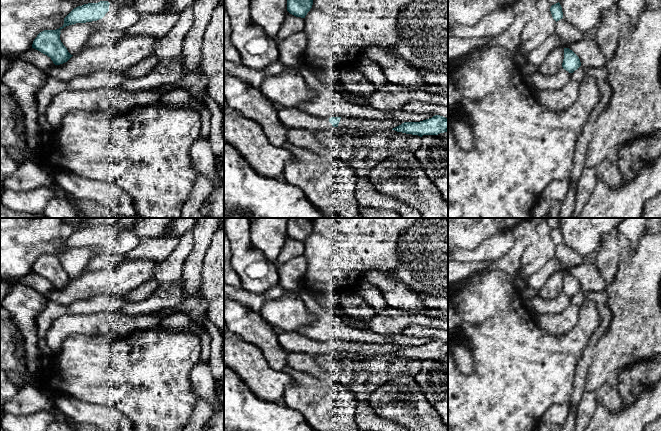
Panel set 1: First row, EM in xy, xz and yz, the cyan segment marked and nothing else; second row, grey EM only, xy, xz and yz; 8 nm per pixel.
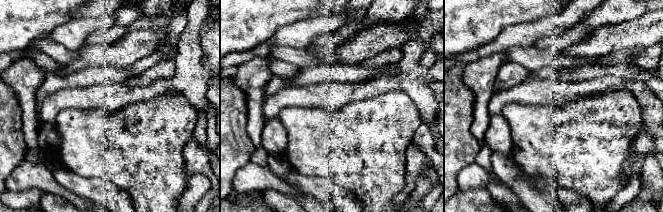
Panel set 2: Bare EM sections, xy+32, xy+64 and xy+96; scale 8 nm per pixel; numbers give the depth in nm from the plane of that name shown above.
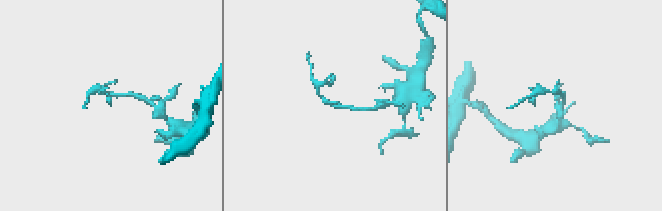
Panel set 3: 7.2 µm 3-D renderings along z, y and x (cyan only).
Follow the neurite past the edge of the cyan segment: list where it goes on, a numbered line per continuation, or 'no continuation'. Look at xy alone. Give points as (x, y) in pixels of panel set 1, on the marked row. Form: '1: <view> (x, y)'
1: xy (108, 19)

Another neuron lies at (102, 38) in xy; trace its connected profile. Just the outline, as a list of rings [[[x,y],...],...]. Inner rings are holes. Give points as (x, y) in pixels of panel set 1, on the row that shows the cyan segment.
[[[100,30],[89,37],[86,47],[96,48],[100,46],[110,46],[124,37],[126,37],[126,34],[123,30],[113,30],[110,32]]]

